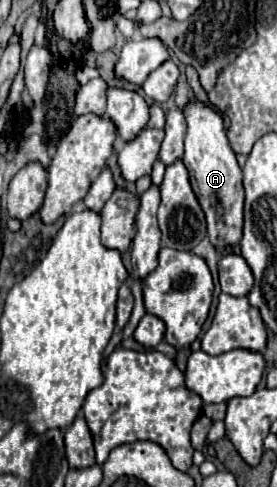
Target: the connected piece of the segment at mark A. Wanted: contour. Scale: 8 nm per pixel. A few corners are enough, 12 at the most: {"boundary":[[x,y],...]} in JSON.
{"boundary":[[192,100],[182,162],[218,252],[242,238],[242,170],[222,118]]}

